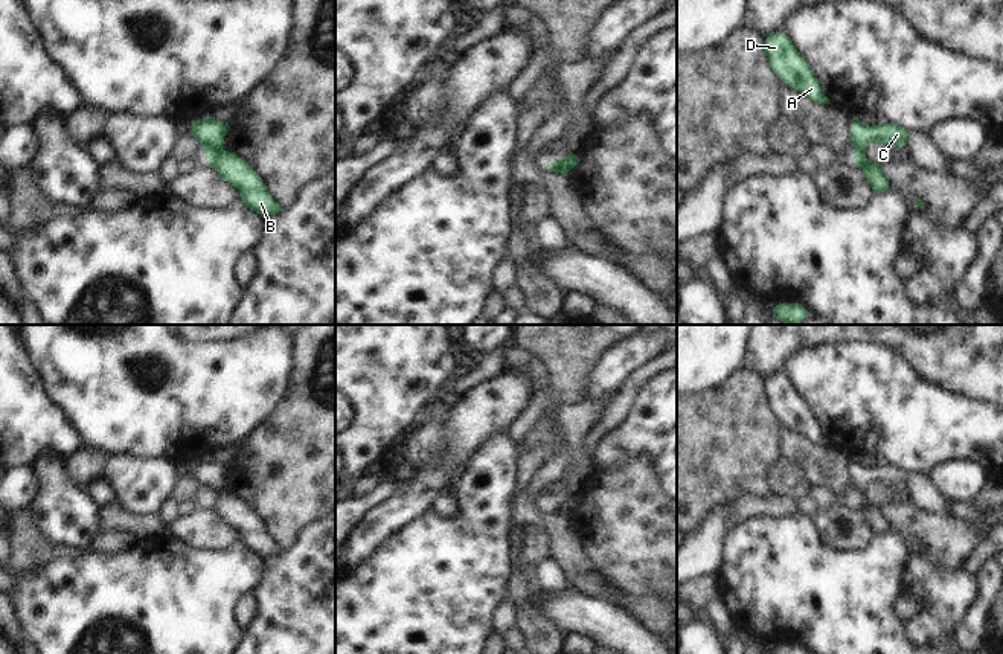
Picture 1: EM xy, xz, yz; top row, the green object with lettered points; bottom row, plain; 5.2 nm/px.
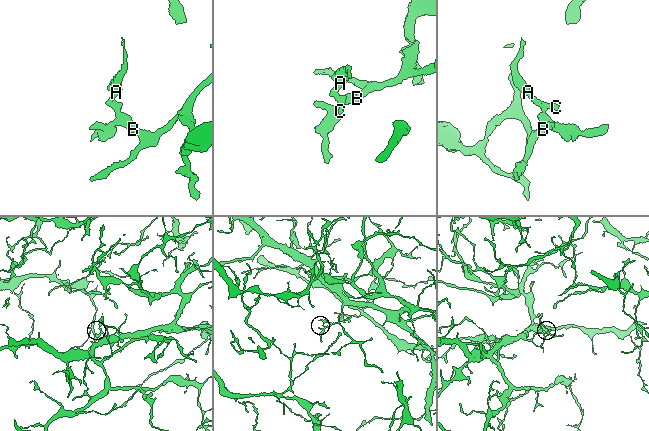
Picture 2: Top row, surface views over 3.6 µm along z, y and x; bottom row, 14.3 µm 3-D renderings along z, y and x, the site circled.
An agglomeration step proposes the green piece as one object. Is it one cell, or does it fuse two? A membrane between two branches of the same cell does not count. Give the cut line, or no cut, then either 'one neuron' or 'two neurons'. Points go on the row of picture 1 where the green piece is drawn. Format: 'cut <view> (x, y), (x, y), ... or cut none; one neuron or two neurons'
cut xy (223, 148), (206, 157); two neurons

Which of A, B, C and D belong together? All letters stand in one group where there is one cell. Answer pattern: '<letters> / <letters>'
A C D / B

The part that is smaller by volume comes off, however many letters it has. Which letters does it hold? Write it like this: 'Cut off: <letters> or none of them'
Cut off: A, C, D

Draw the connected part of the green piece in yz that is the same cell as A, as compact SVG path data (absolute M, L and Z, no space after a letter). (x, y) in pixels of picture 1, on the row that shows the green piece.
M771 32L764 41L764 53L774 75L817 104L831 104L806 59L787 34Z

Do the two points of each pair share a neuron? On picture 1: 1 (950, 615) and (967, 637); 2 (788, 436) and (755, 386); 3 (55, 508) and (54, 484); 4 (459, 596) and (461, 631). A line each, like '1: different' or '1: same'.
1: different
2: different
3: same
4: same

